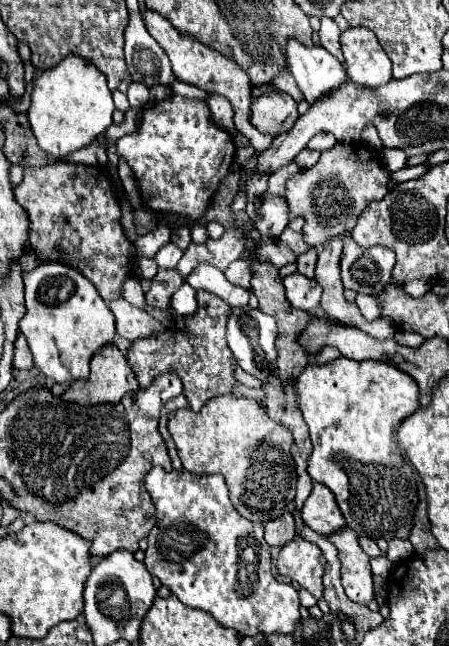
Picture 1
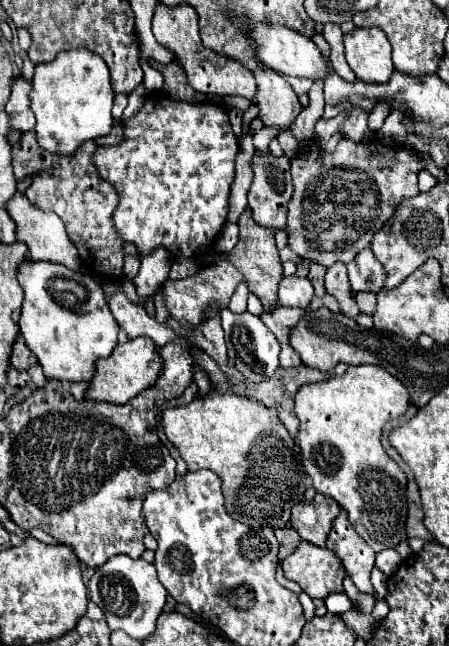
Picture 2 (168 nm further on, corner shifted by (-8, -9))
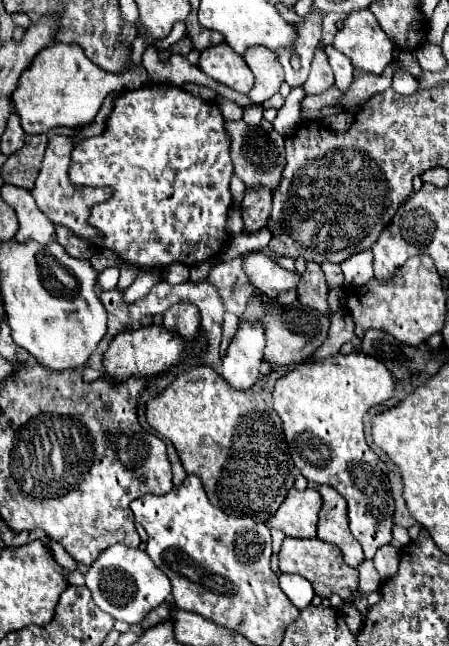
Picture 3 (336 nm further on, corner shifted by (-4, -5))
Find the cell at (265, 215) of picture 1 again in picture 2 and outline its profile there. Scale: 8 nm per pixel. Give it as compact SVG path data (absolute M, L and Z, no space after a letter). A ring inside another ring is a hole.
M254 156L254 180L248 192L248 206L252 208L252 218L258 226L264 226L272 232L286 230L286 210L288 202L292 198L292 178L290 178L290 160L286 156L274 158L274 156Z

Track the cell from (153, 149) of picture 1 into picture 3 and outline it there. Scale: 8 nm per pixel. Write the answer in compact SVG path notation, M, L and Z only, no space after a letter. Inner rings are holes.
M152 84L122 92L116 98L104 132L76 144L68 176L76 188L96 184L114 186L114 198L92 206L88 222L98 230L104 246L124 262L140 270L162 270L174 262L192 266L216 256L230 240L226 220L232 204L230 178L234 170L228 148L224 118L214 102L192 96L172 84Z

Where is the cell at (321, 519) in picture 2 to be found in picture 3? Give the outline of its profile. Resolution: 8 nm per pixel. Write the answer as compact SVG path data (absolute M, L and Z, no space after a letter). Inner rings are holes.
M314 488L288 492L288 498L280 504L280 510L268 520L268 526L282 530L286 536L292 538L314 538L316 536L316 522L320 512L322 498Z

